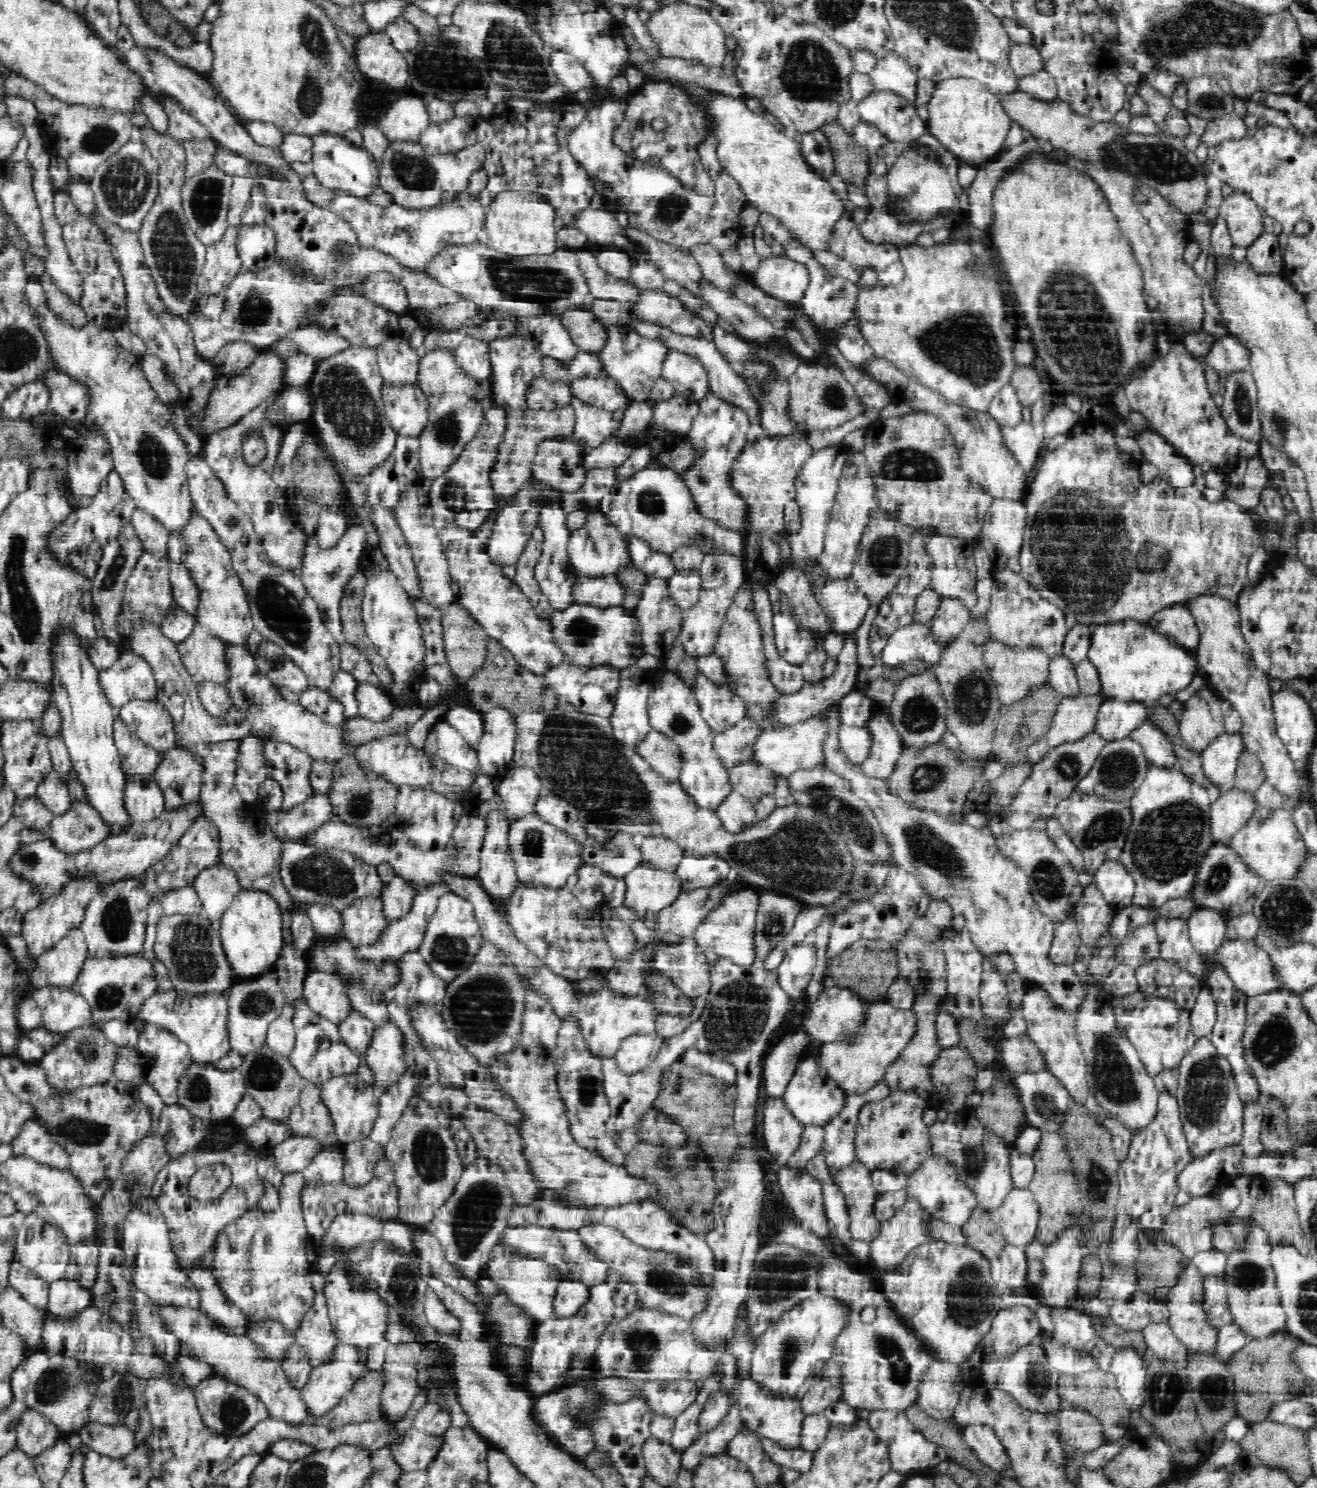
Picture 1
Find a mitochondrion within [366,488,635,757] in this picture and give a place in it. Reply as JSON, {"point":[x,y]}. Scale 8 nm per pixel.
{"point":[580,632]}

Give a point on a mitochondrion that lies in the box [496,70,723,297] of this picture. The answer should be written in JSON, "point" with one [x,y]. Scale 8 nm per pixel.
{"point":[671,208]}

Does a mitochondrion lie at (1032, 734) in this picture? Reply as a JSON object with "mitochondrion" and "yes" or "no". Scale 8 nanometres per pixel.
{"mitochondrion":"no"}

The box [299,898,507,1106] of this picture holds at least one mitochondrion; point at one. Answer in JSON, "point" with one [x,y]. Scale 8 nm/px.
{"point":[451,950]}

